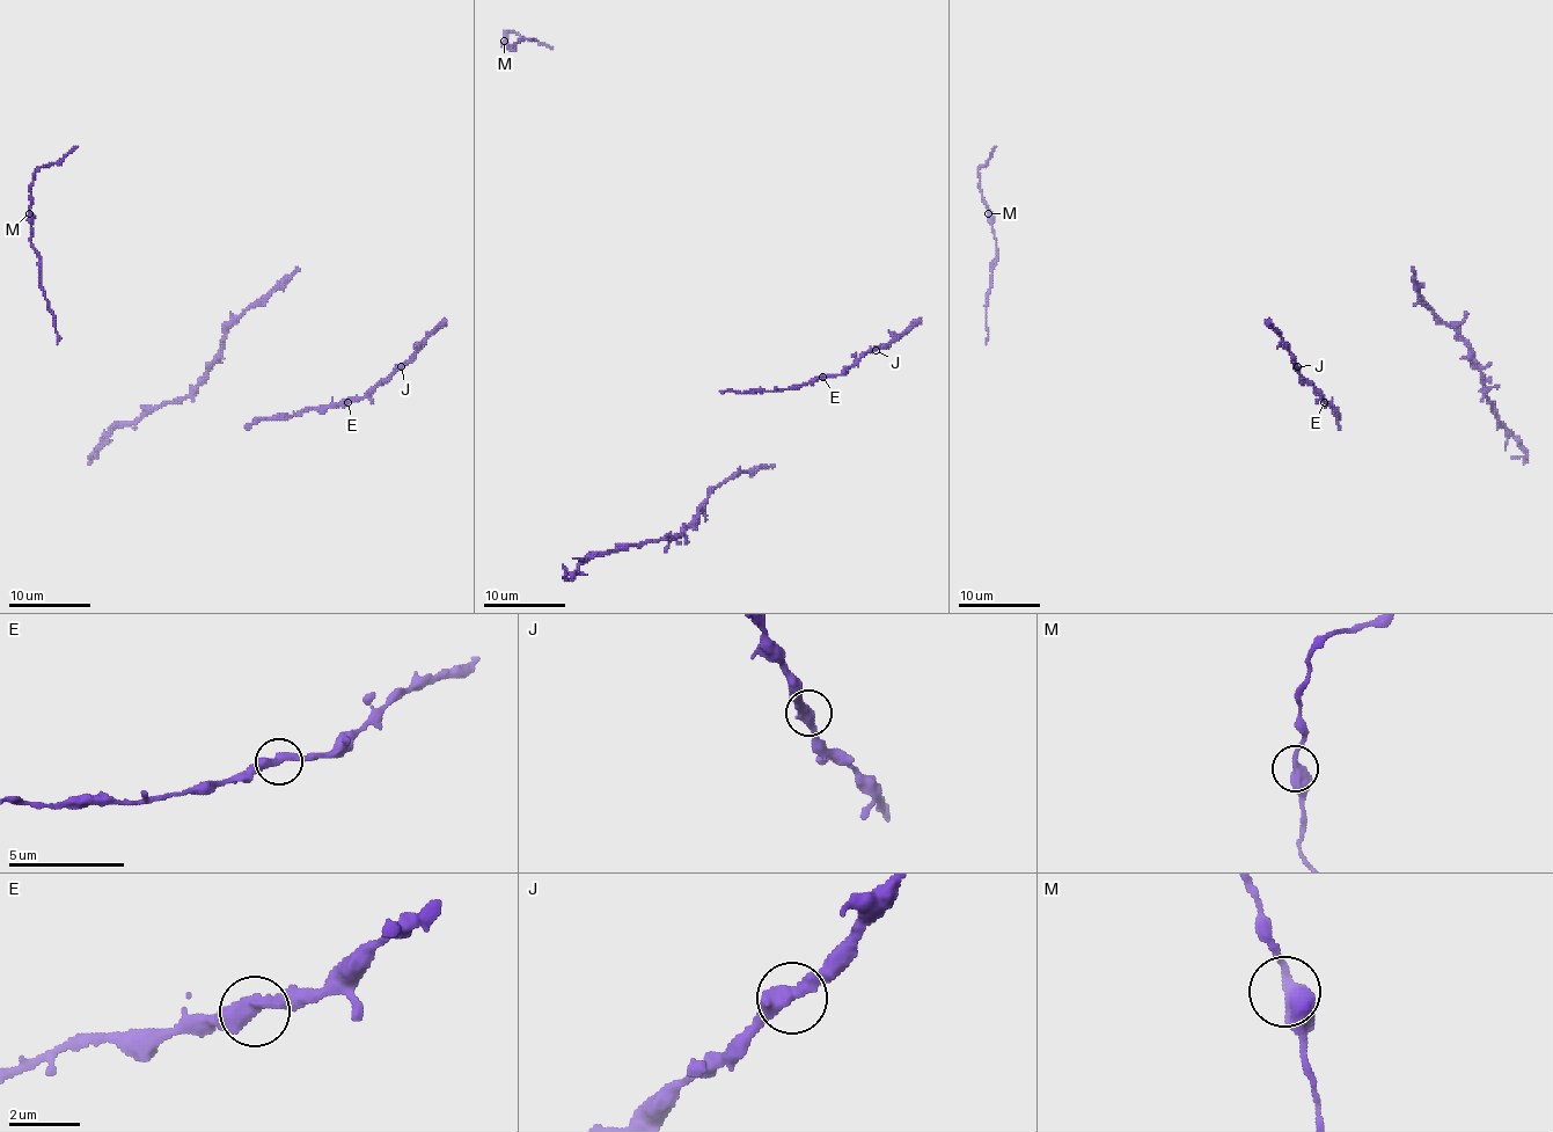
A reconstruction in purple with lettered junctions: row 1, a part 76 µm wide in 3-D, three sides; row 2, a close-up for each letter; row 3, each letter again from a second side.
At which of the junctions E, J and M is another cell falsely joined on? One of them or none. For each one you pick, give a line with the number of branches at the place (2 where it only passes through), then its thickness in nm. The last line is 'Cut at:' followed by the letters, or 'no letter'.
Cut at: no letter

